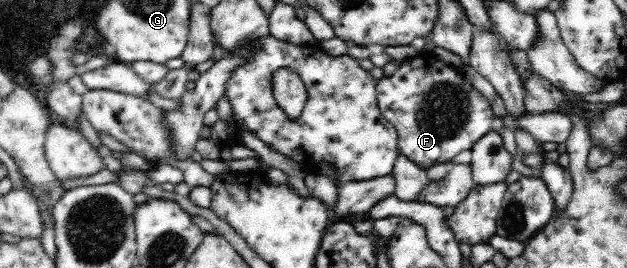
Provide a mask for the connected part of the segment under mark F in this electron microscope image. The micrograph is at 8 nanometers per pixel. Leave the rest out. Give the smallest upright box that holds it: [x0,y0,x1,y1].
[376,65,494,169]

